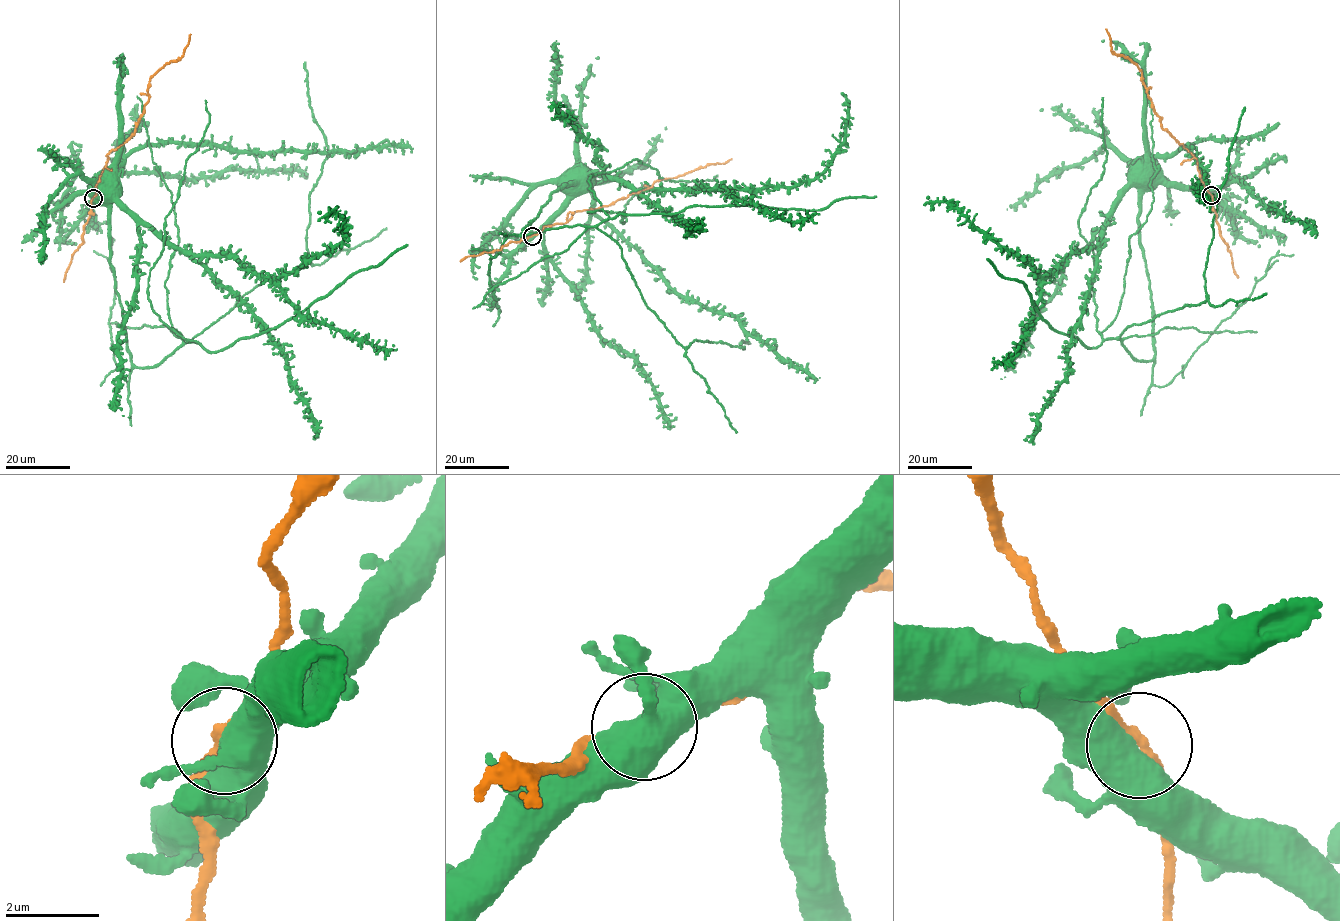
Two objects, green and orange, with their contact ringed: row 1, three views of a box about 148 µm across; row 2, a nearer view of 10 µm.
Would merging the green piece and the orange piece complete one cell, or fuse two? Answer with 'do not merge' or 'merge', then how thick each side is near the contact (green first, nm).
do not merge; calibres 550 and 200 nm

